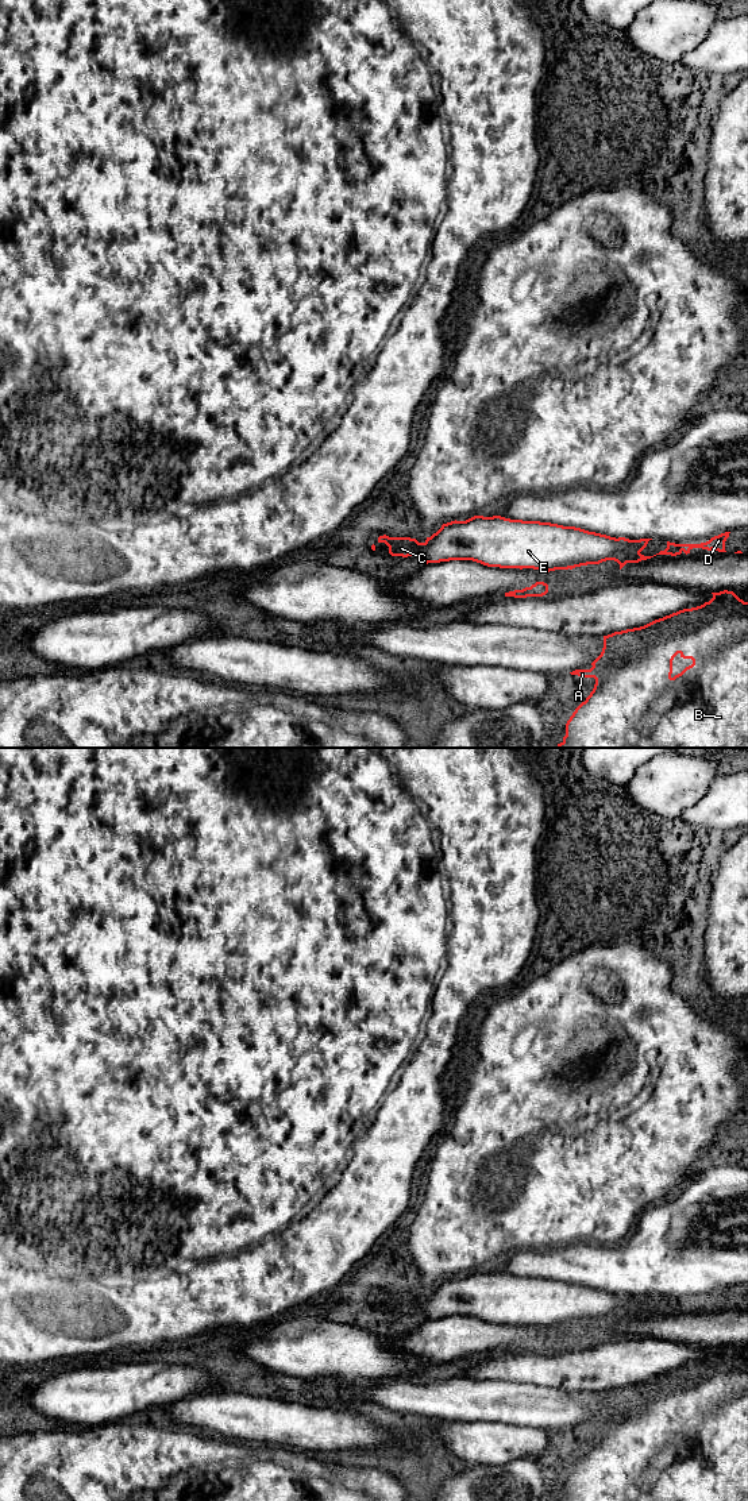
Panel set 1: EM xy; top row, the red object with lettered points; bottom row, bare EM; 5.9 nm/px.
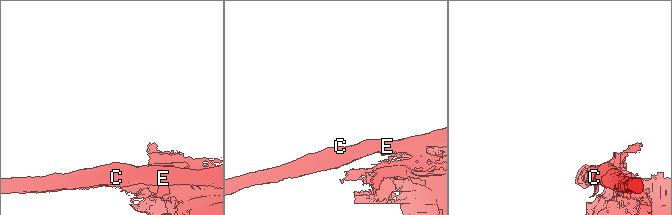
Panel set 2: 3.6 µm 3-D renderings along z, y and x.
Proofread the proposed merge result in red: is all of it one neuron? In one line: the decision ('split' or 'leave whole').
split

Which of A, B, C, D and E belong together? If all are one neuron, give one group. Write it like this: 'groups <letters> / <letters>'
groups A B / C D E

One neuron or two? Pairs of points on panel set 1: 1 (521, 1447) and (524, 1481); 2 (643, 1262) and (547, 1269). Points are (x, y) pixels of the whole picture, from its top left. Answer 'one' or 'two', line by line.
1: two
2: one

